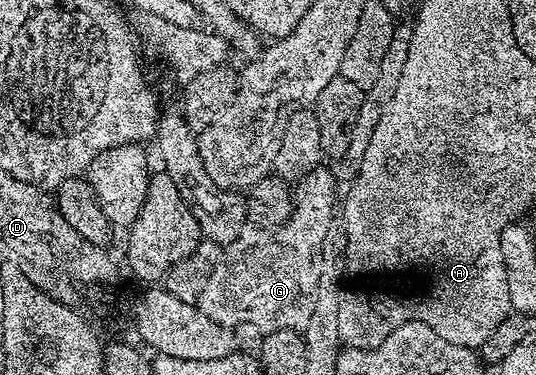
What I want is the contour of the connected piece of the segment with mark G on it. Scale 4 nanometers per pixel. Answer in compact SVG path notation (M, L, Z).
M322 164L301 175L293 186L290 219L273 231L274 238L268 239L267 242L258 242L255 246L240 251L238 259L222 258L211 265L207 290L202 294L201 301L210 302L209 315L216 326L223 328L247 326L248 329L255 330L255 335L261 336L281 330L301 332L308 324L308 316L312 316L312 304L316 300L315 254L322 240L323 230L332 225L330 216L336 212L336 206L334 210L336 187L331 171Z

